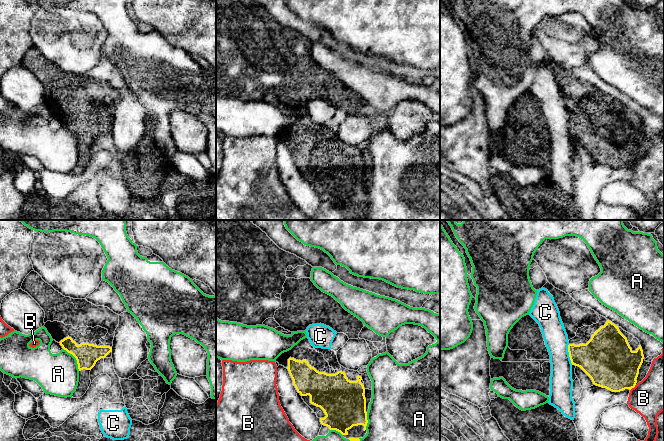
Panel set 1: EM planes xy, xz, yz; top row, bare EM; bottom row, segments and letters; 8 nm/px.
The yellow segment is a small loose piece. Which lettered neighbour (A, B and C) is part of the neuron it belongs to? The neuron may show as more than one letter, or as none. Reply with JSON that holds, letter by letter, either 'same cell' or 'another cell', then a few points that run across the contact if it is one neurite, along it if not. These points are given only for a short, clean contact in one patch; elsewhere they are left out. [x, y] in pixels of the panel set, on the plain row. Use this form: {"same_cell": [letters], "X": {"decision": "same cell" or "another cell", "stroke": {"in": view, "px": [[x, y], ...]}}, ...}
{"same_cell": [], "A": {"decision": "another cell"}, "B": {"decision": "another cell"}, "C": {"decision": "another cell", "stroke": {"in": "yz", "px": [[568, 120], [568, 132], [572, 140]]}}}

